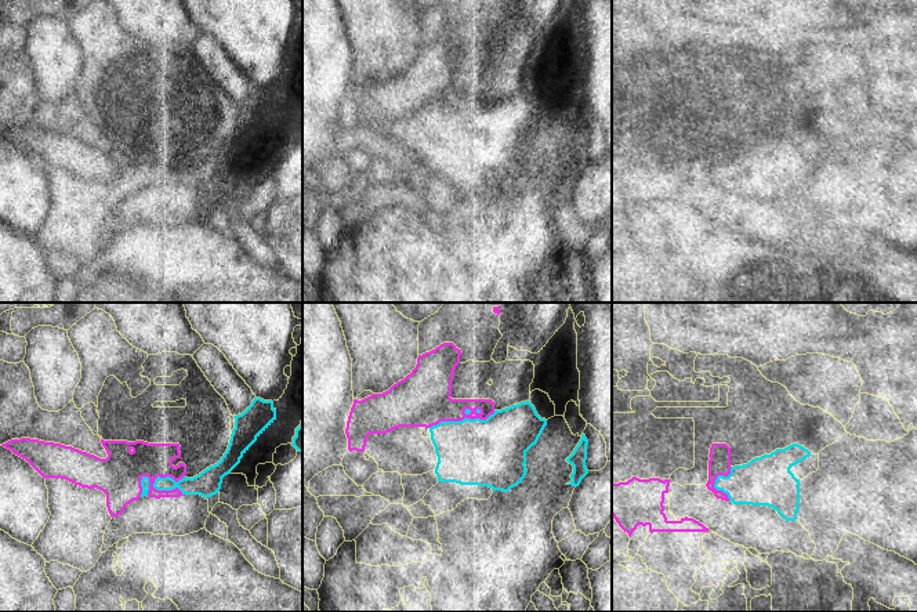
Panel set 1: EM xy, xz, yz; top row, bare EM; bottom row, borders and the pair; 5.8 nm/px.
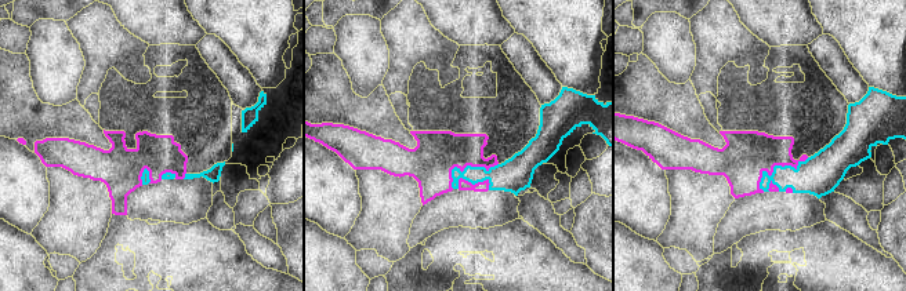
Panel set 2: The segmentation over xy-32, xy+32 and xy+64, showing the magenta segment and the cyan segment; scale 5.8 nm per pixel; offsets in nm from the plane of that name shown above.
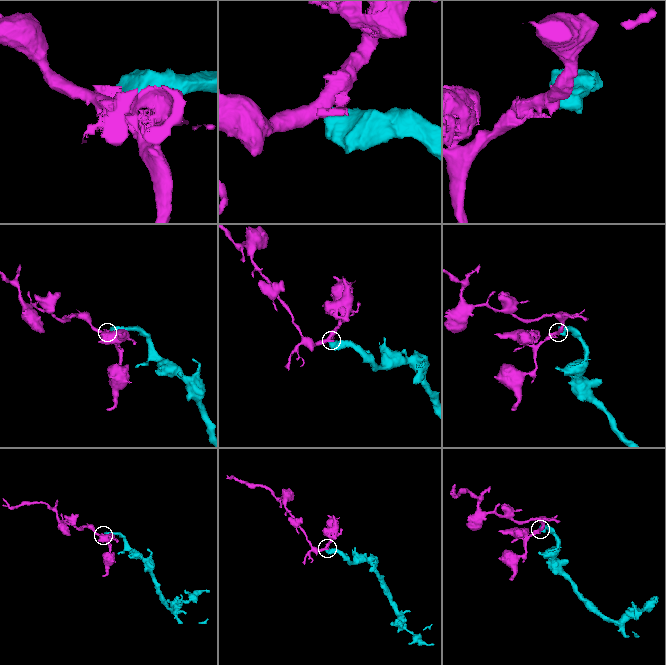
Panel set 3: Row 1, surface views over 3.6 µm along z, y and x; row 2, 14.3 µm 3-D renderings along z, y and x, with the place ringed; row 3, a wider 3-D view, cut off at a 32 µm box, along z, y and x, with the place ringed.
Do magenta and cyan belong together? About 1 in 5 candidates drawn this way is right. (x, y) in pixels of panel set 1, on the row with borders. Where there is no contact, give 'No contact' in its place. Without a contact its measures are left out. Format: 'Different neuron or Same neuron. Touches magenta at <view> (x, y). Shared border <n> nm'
Different neuron. Touches magenta at xz (461, 419). Shared border 400 nm

